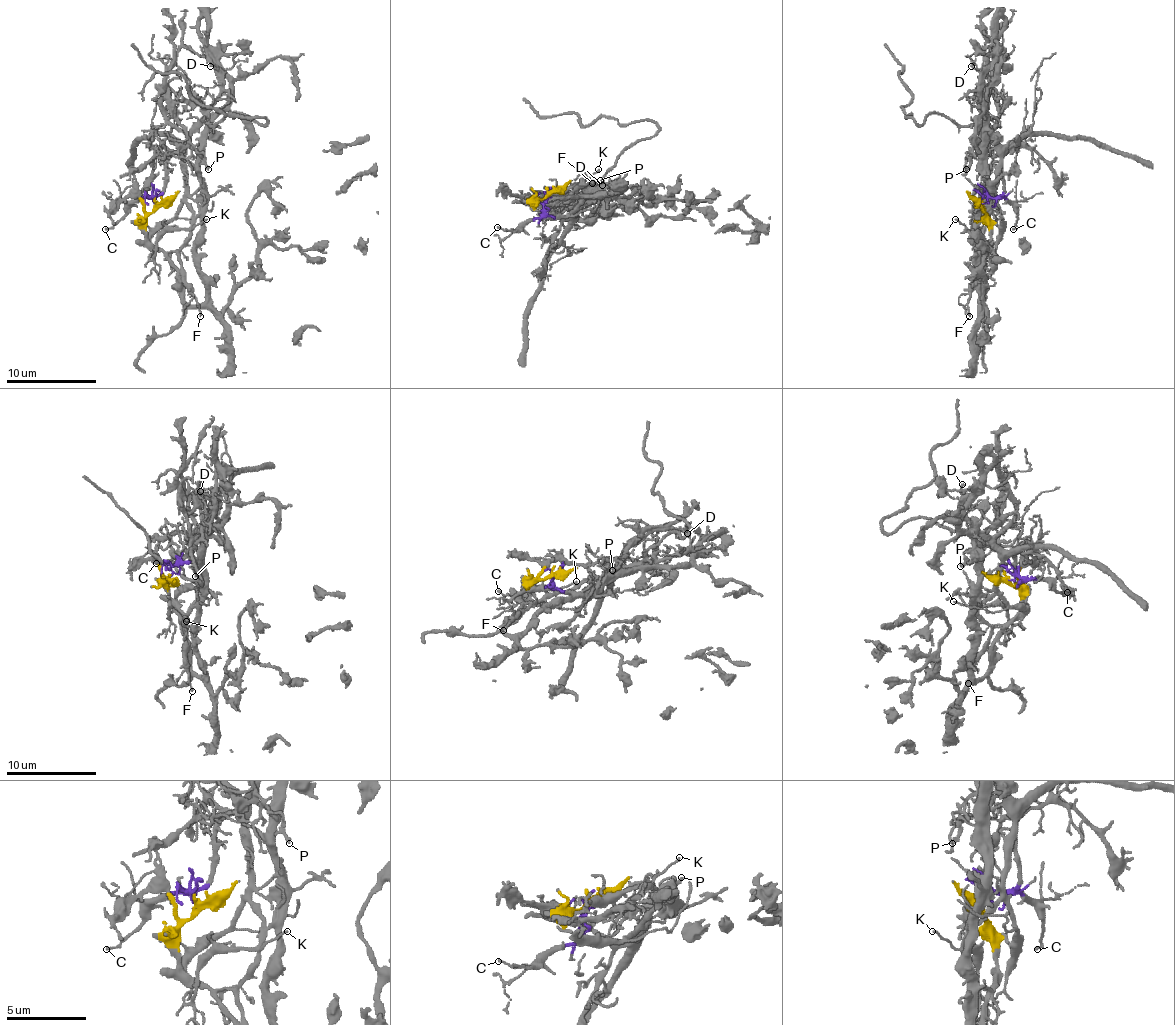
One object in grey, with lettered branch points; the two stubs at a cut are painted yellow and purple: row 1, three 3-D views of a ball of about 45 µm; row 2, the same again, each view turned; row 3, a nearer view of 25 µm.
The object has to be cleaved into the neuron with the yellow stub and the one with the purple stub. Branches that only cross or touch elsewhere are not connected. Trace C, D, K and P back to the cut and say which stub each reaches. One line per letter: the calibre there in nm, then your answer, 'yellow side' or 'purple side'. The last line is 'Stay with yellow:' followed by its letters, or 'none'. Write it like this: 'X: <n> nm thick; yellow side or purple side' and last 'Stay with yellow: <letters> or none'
C: 110 nm thick; purple side
D: 120 nm thick; purple side
K: 100 nm thick; purple side
P: 120 nm thick; purple side
Stay with yellow: none

